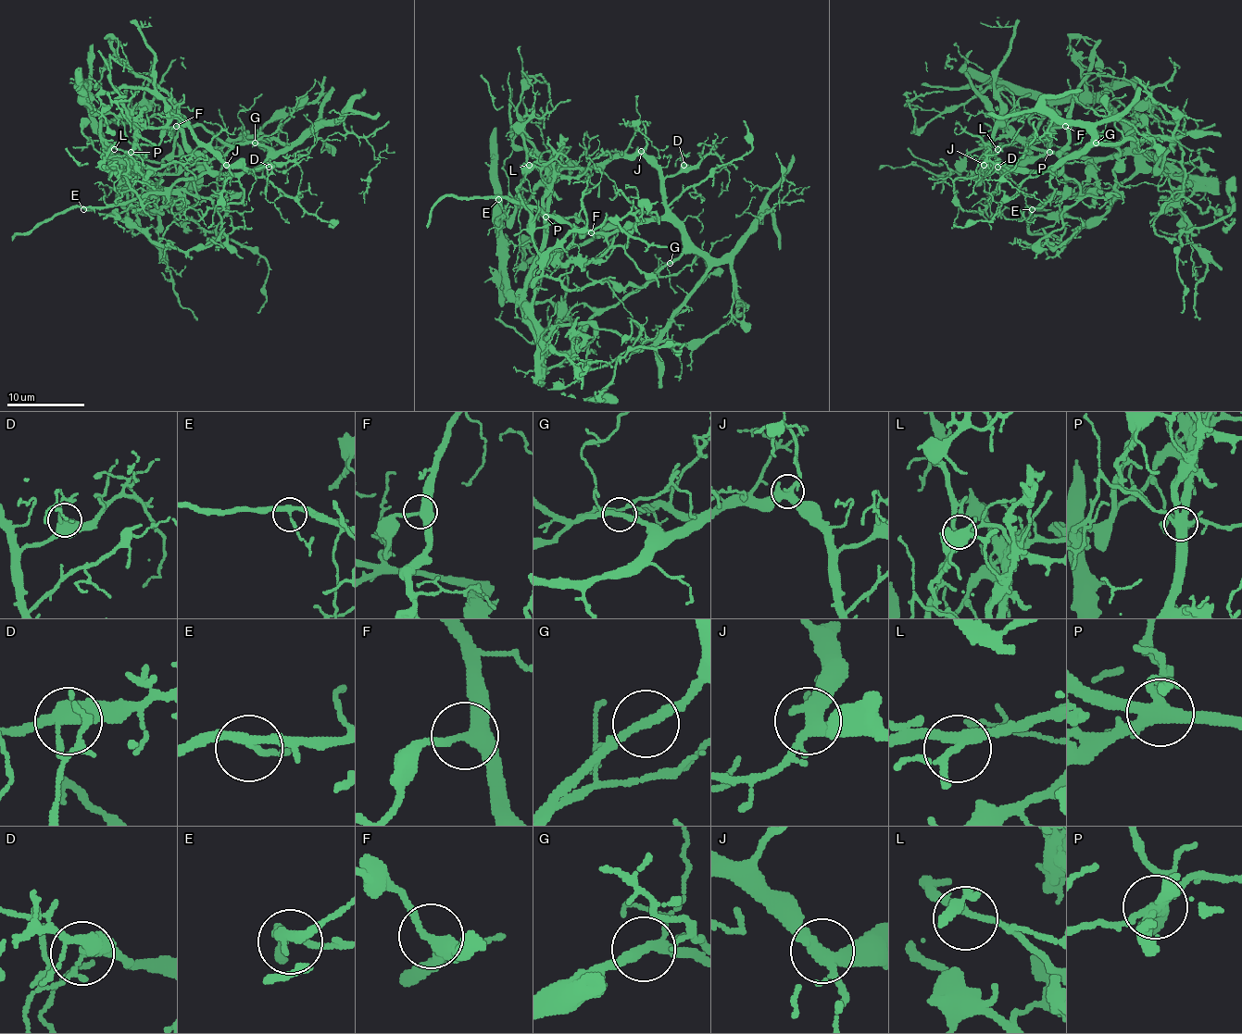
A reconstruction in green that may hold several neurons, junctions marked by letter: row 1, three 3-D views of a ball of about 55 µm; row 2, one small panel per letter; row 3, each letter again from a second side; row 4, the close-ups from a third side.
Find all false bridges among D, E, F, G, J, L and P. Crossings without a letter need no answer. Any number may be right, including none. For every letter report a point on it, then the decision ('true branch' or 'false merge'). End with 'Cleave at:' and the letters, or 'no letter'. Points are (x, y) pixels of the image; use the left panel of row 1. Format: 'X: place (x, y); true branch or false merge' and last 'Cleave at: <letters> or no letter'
D: place (269, 167); true branch
E: place (83, 209); true branch
F: place (176, 126); true branch
G: place (255, 143); false merge
J: place (226, 165); true branch
L: place (114, 149); true branch
P: place (131, 152); false merge
Cleave at: G, P

